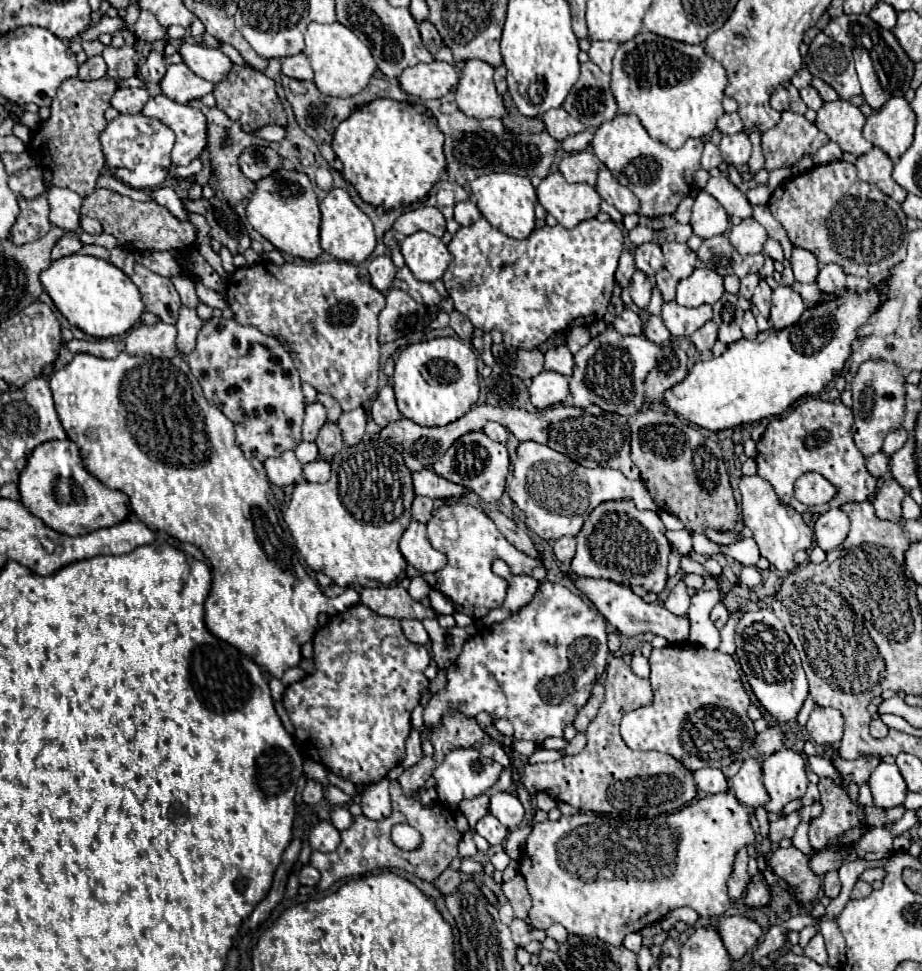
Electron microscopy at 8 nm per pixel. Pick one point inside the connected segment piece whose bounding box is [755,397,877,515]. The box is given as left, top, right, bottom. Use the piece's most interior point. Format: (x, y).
(815, 435)

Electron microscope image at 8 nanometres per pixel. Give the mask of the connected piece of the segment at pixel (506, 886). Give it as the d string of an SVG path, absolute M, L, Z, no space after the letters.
M515 875L511 881L503 883L503 893L511 903L511 907L515 911L515 917L527 919L527 913L531 909L531 895L527 891L523 875Z

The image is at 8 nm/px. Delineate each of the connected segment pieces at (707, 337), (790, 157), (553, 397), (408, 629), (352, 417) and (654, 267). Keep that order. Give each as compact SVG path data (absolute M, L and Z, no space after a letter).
M713 321L705 323L701 329L697 329L697 331L691 335L691 341L693 341L697 353L707 357L707 355L711 353L711 349L713 349L715 341L717 341L717 325L715 325Z
M783 111L779 125L765 131L761 137L765 167L773 171L787 163L795 165L797 159L805 153L817 153L817 149L827 141L827 135L819 131L815 123L809 123L799 113Z
M543 371L531 381L529 393L531 403L537 409L547 409L555 403L563 403L569 397L569 381L561 373Z
M403 619L401 627L403 627L403 635L411 643L417 643L417 645L427 645L429 643L429 635L427 635L427 631L425 631L421 621L417 621L417 619Z
M363 407L341 413L337 427L341 429L345 445L355 445L361 441L363 433L365 433L365 423L367 423L367 411Z
M645 243L641 247L637 247L635 251L635 265L637 269L649 273L649 275L655 275L657 271L663 269L663 253L661 253L661 247L657 243Z

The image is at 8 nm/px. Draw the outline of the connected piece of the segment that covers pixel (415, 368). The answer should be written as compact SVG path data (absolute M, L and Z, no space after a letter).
M439 337L409 345L395 363L395 401L403 417L425 427L439 427L463 417L479 397L477 355L461 339Z

